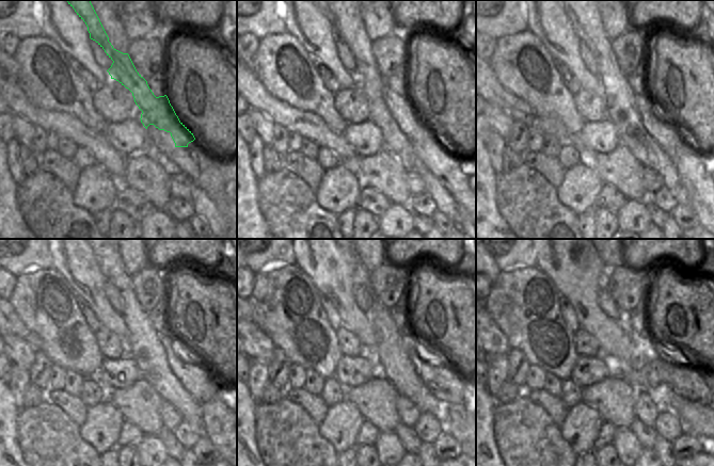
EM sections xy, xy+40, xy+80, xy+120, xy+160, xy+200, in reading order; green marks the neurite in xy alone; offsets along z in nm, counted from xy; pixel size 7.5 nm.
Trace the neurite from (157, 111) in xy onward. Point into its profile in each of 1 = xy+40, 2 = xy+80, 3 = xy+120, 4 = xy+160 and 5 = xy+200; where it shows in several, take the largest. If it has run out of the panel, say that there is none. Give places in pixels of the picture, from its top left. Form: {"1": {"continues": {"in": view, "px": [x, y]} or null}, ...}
{"1": {"continues": {"in": "xy+40", "px": [401, 108]}}, "2": {"continues": {"in": "xy+80", "px": [670, 137]}}, "3": {"continues": {"in": "xy+120", "px": [204, 383]}}, "4": {"continues": {"in": "xy+160", "px": [448, 385]}}, "5": {"continues": {"in": "xy+200", "px": [687, 384]}}}

